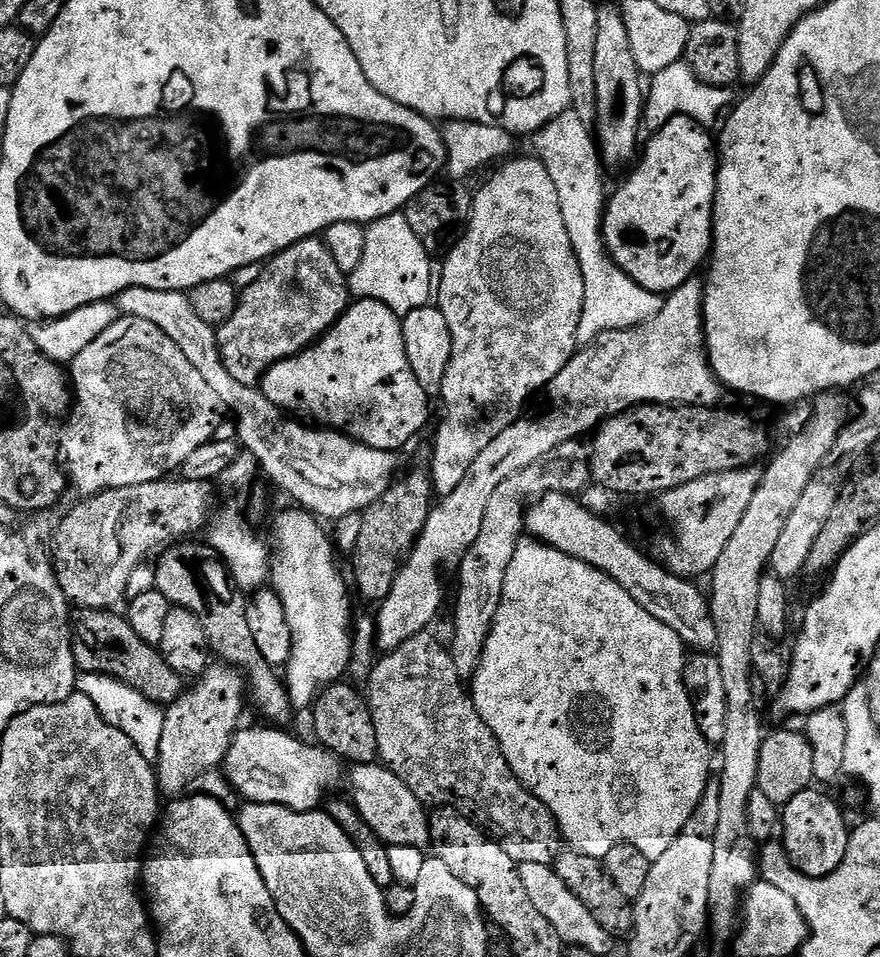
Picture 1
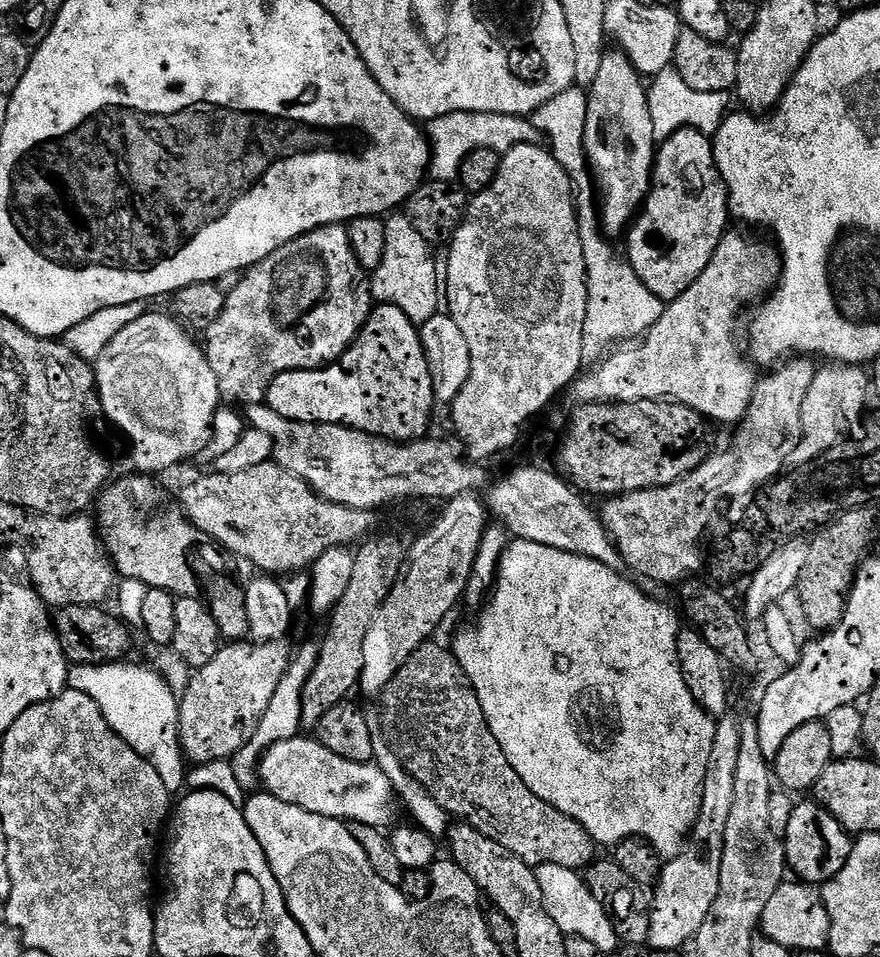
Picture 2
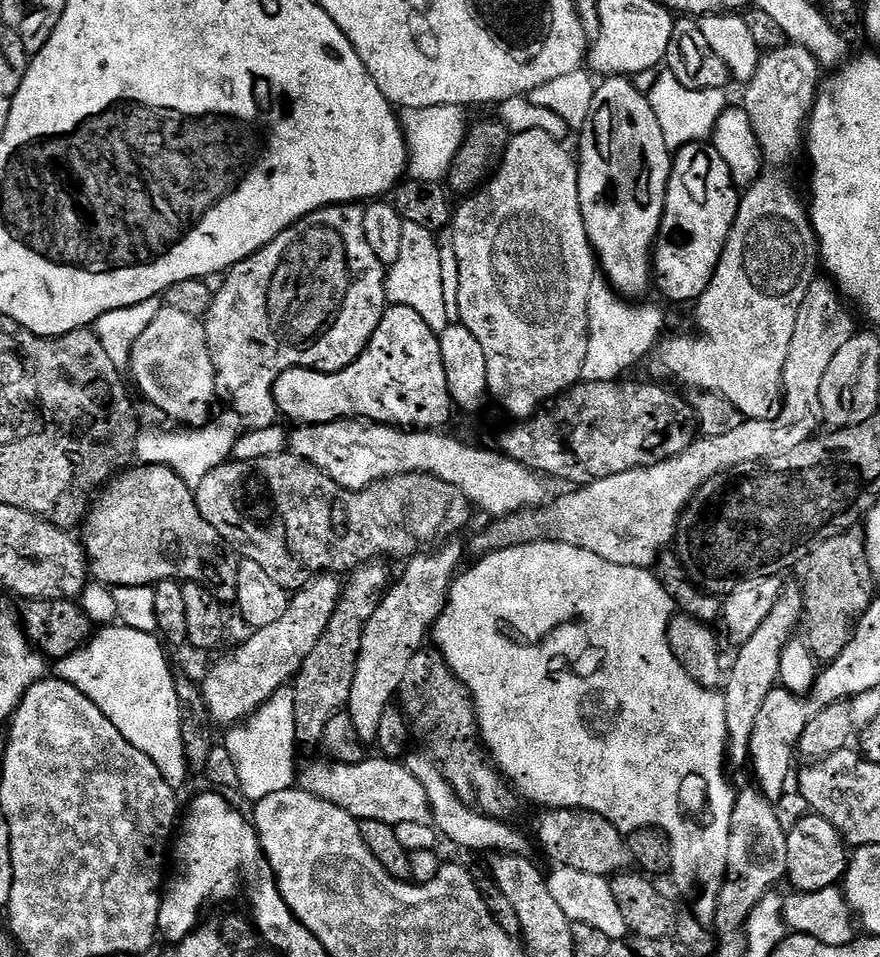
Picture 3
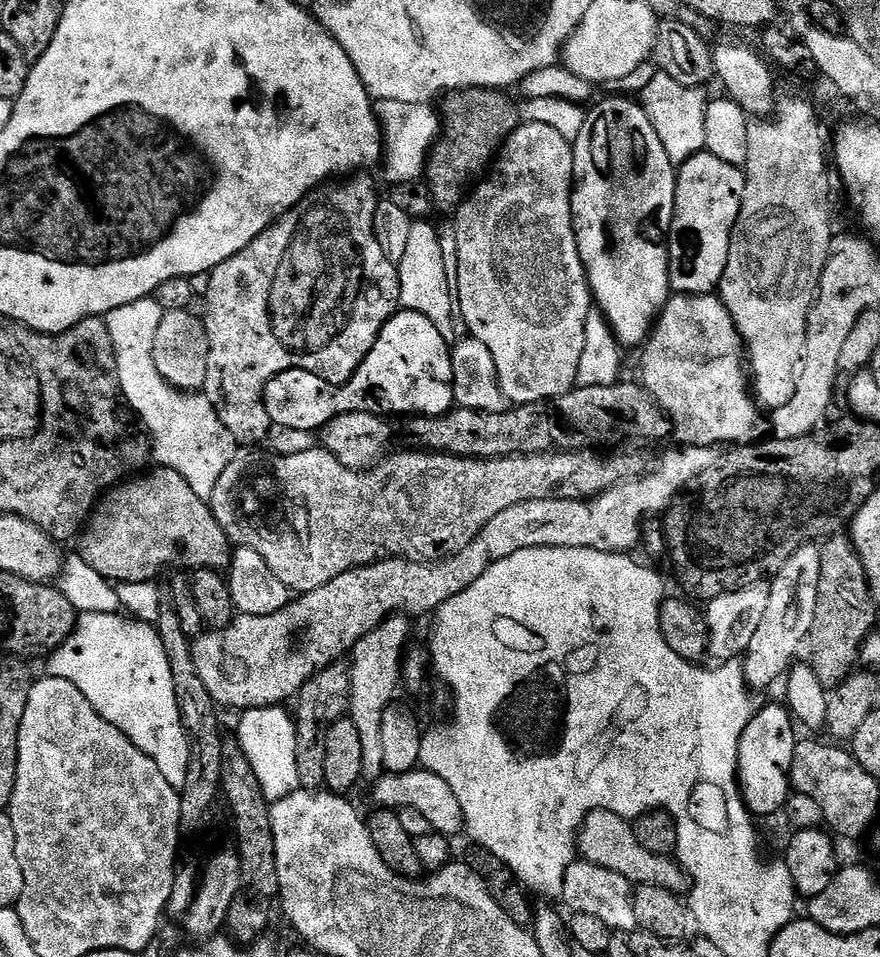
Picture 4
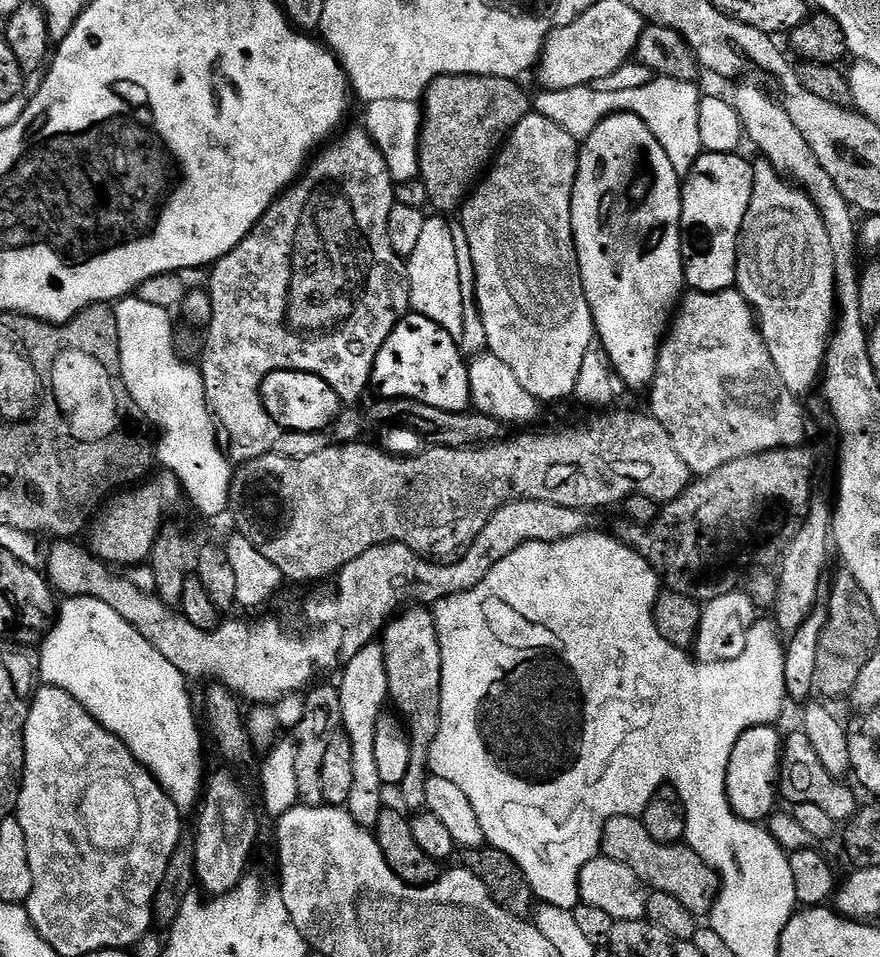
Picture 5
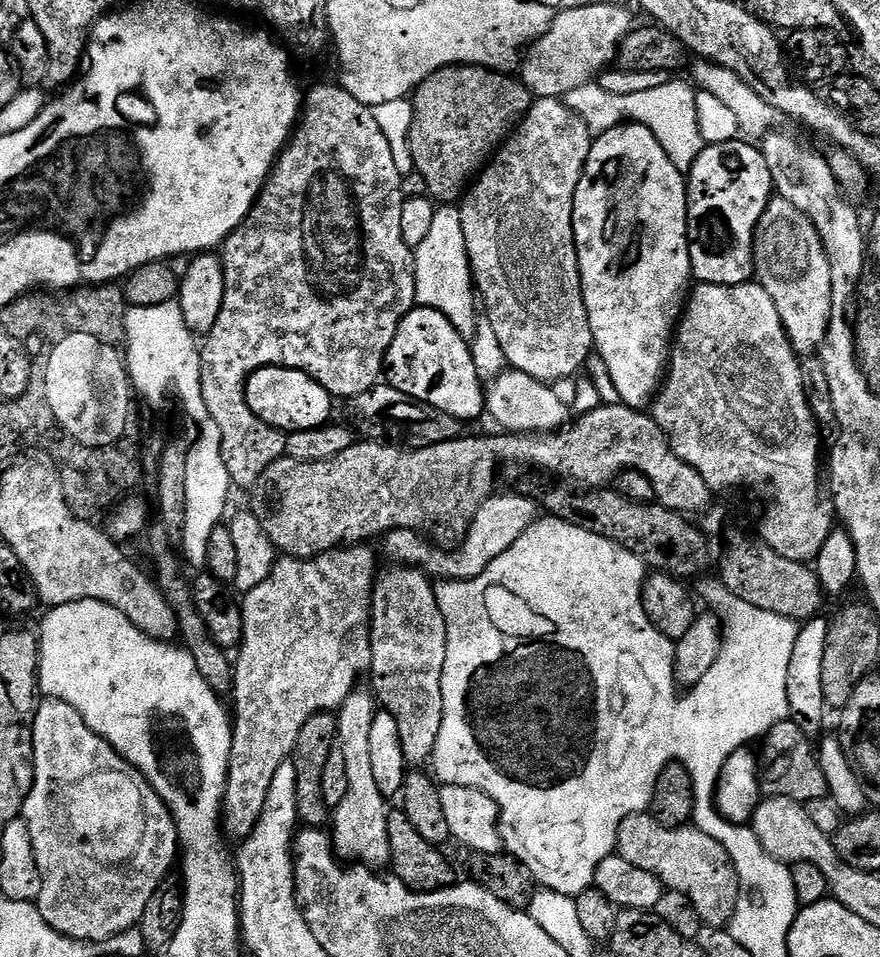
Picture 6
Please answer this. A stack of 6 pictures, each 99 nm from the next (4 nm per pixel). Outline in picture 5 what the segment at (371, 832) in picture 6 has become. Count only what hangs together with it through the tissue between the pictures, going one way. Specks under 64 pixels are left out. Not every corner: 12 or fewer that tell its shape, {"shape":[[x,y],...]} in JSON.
{"shape":[[367,644],[338,681],[354,753],[348,812],[375,829],[386,807],[374,729],[385,711],[384,645]]}

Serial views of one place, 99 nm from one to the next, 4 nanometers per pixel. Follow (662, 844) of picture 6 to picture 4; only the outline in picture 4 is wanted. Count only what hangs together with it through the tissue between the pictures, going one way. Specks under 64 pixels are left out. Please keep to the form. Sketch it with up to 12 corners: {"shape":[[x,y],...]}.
{"shape":[[610,810],[584,817],[578,852],[633,886],[689,891],[673,857],[638,846]]}

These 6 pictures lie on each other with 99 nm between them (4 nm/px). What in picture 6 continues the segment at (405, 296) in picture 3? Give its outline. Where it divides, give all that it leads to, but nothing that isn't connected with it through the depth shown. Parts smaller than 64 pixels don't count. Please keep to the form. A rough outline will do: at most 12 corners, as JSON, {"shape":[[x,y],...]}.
{"shape":[[440,206],[416,257],[416,303],[471,342],[478,293],[459,207]]}

